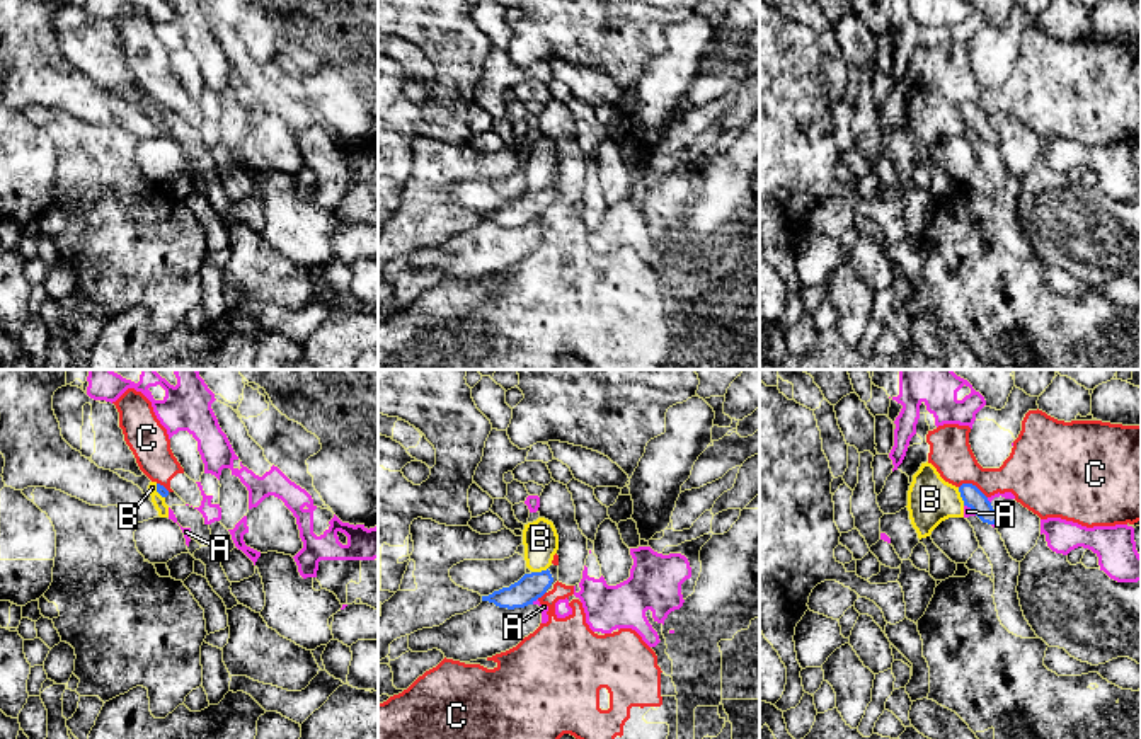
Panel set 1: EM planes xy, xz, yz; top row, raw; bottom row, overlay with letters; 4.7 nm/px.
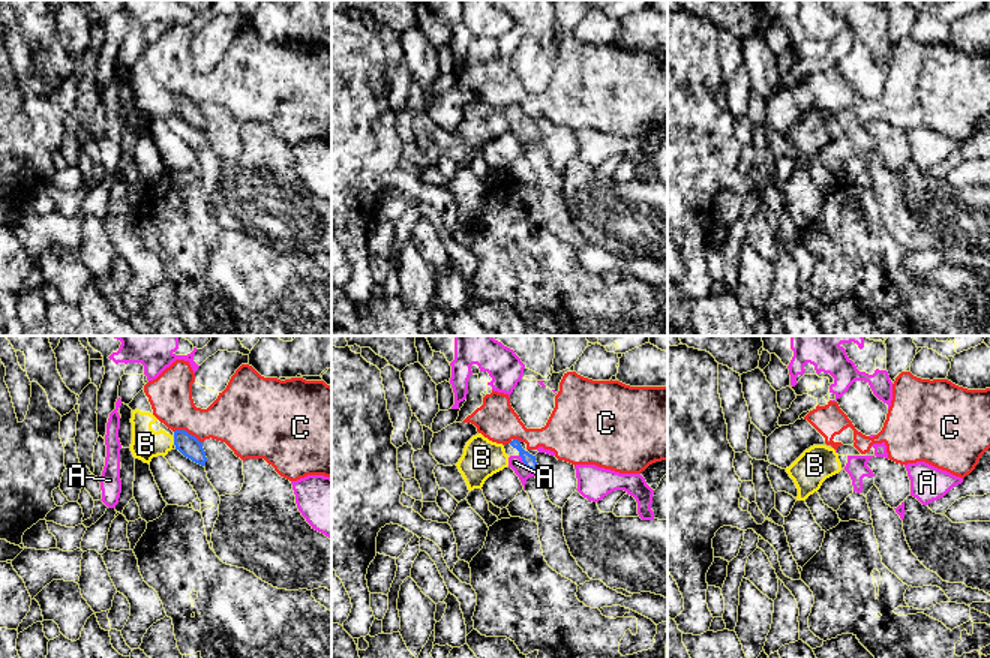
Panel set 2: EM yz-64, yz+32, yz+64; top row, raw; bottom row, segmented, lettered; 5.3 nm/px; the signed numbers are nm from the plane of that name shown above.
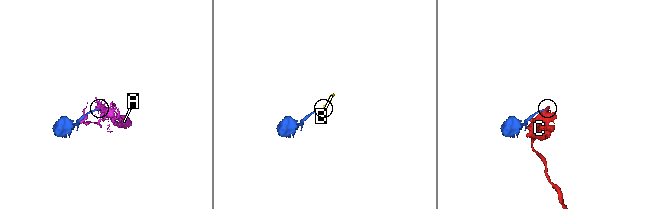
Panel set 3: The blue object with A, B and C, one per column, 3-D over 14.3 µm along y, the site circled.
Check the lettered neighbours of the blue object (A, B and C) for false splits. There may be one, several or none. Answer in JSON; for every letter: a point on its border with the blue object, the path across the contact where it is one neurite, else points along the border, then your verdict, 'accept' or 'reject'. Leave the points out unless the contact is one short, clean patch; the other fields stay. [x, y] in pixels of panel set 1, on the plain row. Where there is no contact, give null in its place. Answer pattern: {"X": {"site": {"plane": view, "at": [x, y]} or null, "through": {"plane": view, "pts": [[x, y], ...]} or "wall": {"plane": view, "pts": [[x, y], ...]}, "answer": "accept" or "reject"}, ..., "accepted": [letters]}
{"A": {"site": {"plane": "yz", "at": [971, 126]}, "answer": "reject"}, "B": {"site": {"plane": "yz", "at": [961, 114]}, "wall": {"plane": "yz", "pts": [[957, 106], [964, 123]]}, "answer": "reject"}, "C": {"site": {"plane": "yz", "at": [973, 104]}, "answer": "reject"}, "accepted": []}

